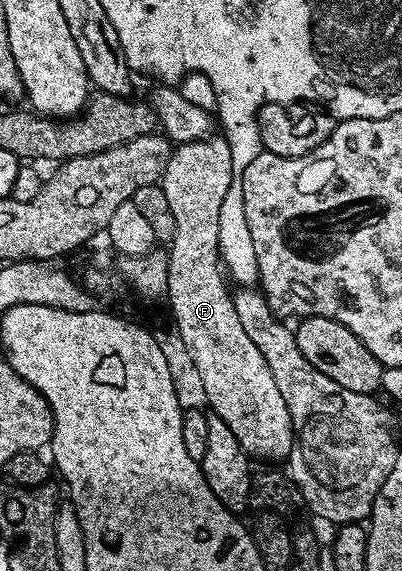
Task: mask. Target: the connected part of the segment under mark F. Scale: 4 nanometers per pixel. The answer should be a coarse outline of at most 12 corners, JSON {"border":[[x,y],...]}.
{"border":[[223,135],[178,144],[171,315],[212,414],[245,453],[294,429],[235,310],[218,249],[235,177]]}

